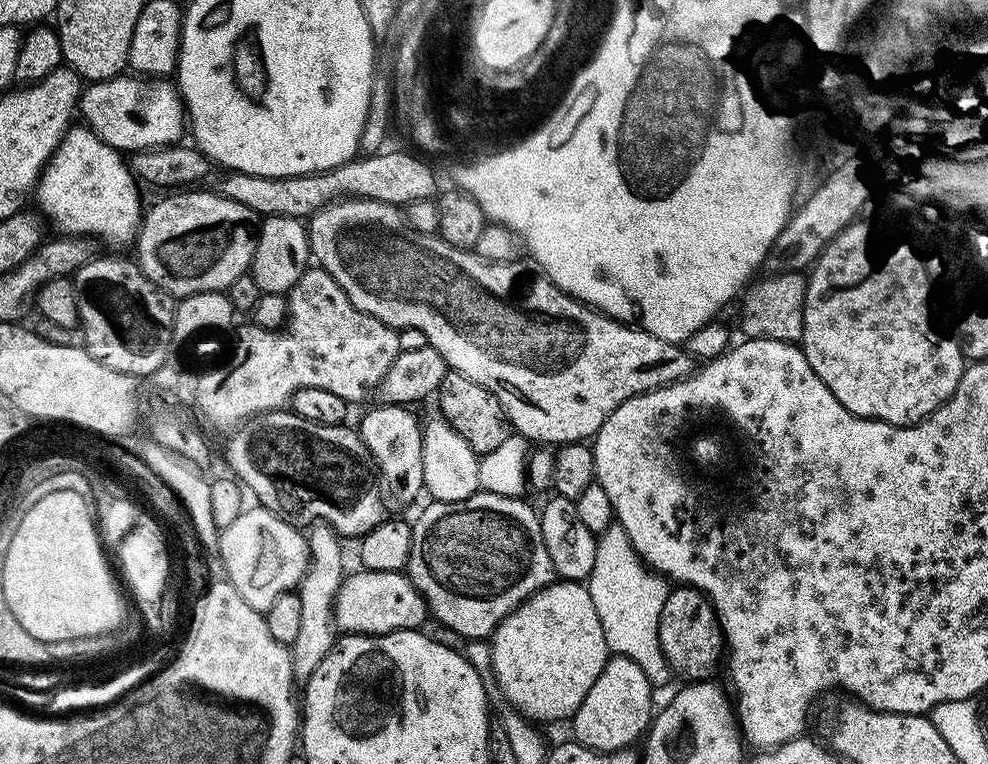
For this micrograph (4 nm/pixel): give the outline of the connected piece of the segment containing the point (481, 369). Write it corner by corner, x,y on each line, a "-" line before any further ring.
363,198
334,200
325,208
319,208
312,213
306,224
311,259
326,274
330,274
330,278
334,278
334,282
338,282
338,286
346,294
346,298
350,298
353,308
362,310
397,330
405,328
420,330
425,335
427,345
433,347
442,356
451,371
470,378
470,382
478,382
478,386
490,390
490,394
494,394
494,398
498,398
504,411
505,421
525,440
529,442
537,440
536,444
540,446
550,446
548,444
563,446
587,441
589,438
595,437
602,422
606,422
606,418
610,418
610,414
614,414
614,410
618,410
618,406
622,406
622,402
626,402
626,398
634,398
638,394
649,392
655,388
665,388
668,384
684,380
687,376
692,375
694,371
693,357
689,356
686,349
679,343
663,340
654,334
645,332
639,326
629,326
627,323
604,315
602,312
597,312
595,308
583,304
581,300
575,300
567,292
561,291
547,276
538,274
535,267
527,268
524,264
512,264
513,262
503,260
480,260
472,250
455,248
445,243
444,240
433,238
431,235
417,235
400,224
400,228
396,224
388,224
388,216
394,215
395,212
398,212
395,204

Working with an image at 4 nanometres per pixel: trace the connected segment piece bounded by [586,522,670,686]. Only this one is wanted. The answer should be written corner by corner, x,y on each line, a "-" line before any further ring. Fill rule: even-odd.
612,522
604,532
599,533
596,541
596,557
591,573
586,579
586,587
598,610
598,622
602,622
602,634
606,634
609,653
630,658
642,666
642,674
653,686
660,686
670,677
670,669
658,642
658,618
662,618
662,606
670,591
670,584
665,577
655,573
632,548
626,530
619,522

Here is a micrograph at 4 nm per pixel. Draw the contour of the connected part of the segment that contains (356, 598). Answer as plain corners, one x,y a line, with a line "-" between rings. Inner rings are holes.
356,570
353,576
352,573
345,575
332,604
332,619
337,629
344,634
361,636
385,636
388,632
416,630
428,615
428,607
403,571

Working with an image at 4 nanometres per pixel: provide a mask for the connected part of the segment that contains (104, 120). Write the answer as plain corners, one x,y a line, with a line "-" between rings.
121,74
113,76
111,80
97,80
89,83
80,93
78,112
79,115
84,115
83,123
91,128
98,139
124,154
138,152
142,148
163,148
166,144
179,144
185,139
183,136
186,136
186,109
183,100
180,98
180,89
168,78
145,78
140,74

